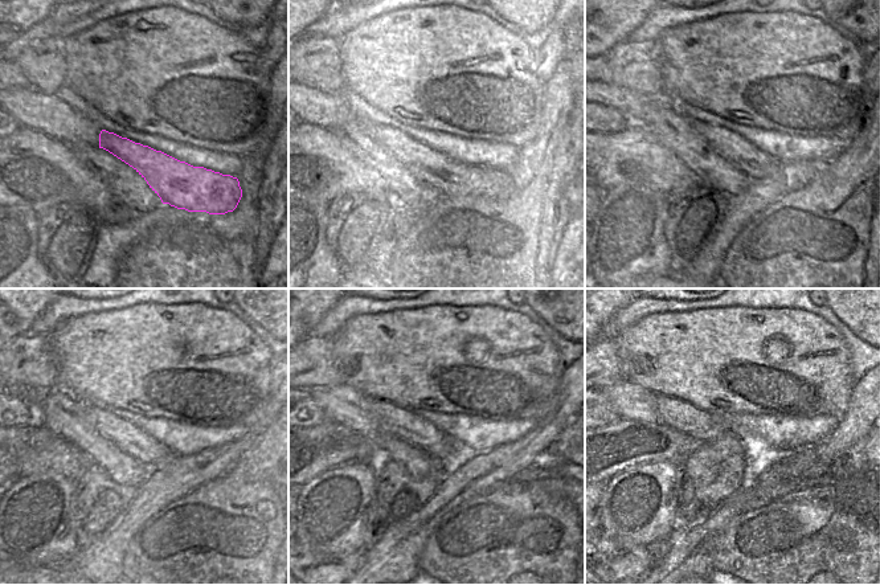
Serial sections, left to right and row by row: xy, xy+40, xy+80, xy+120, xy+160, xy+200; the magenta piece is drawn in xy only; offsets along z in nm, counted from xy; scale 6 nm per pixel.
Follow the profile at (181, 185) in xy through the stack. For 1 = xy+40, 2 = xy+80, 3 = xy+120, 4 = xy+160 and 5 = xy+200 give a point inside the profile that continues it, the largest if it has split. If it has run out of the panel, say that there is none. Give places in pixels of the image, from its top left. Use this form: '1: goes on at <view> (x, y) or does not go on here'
1: goes on at xy+40 (454, 178)
2: goes on at xy+80 (756, 164)
3: goes on at xy+120 (125, 436)
4: goes on at xy+160 (402, 424)
5: goes on at xy+200 (703, 426)

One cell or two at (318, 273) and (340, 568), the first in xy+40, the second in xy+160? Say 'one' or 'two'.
two

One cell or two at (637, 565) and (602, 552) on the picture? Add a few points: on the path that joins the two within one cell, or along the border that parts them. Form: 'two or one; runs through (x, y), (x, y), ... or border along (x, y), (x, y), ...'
one; runs through (629, 565), (616, 565), (610, 560)

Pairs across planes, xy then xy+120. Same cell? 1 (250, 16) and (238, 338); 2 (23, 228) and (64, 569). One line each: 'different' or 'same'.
1: different
2: different

